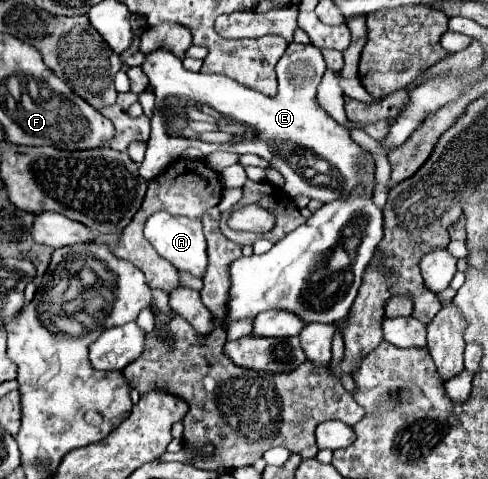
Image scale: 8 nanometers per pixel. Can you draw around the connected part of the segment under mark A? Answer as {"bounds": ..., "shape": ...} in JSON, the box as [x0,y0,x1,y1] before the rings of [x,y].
{"bounds":[143,210,207,278],"shape":[[[159,210],[159,212],[151,214],[149,220],[145,222],[143,234],[145,234],[147,242],[157,250],[157,254],[163,256],[165,260],[169,260],[175,268],[191,272],[193,276],[199,276],[199,278],[203,276],[205,264],[207,264],[207,244],[205,244],[205,236],[203,236],[199,220],[187,222],[185,218],[177,218],[165,210]]]}

